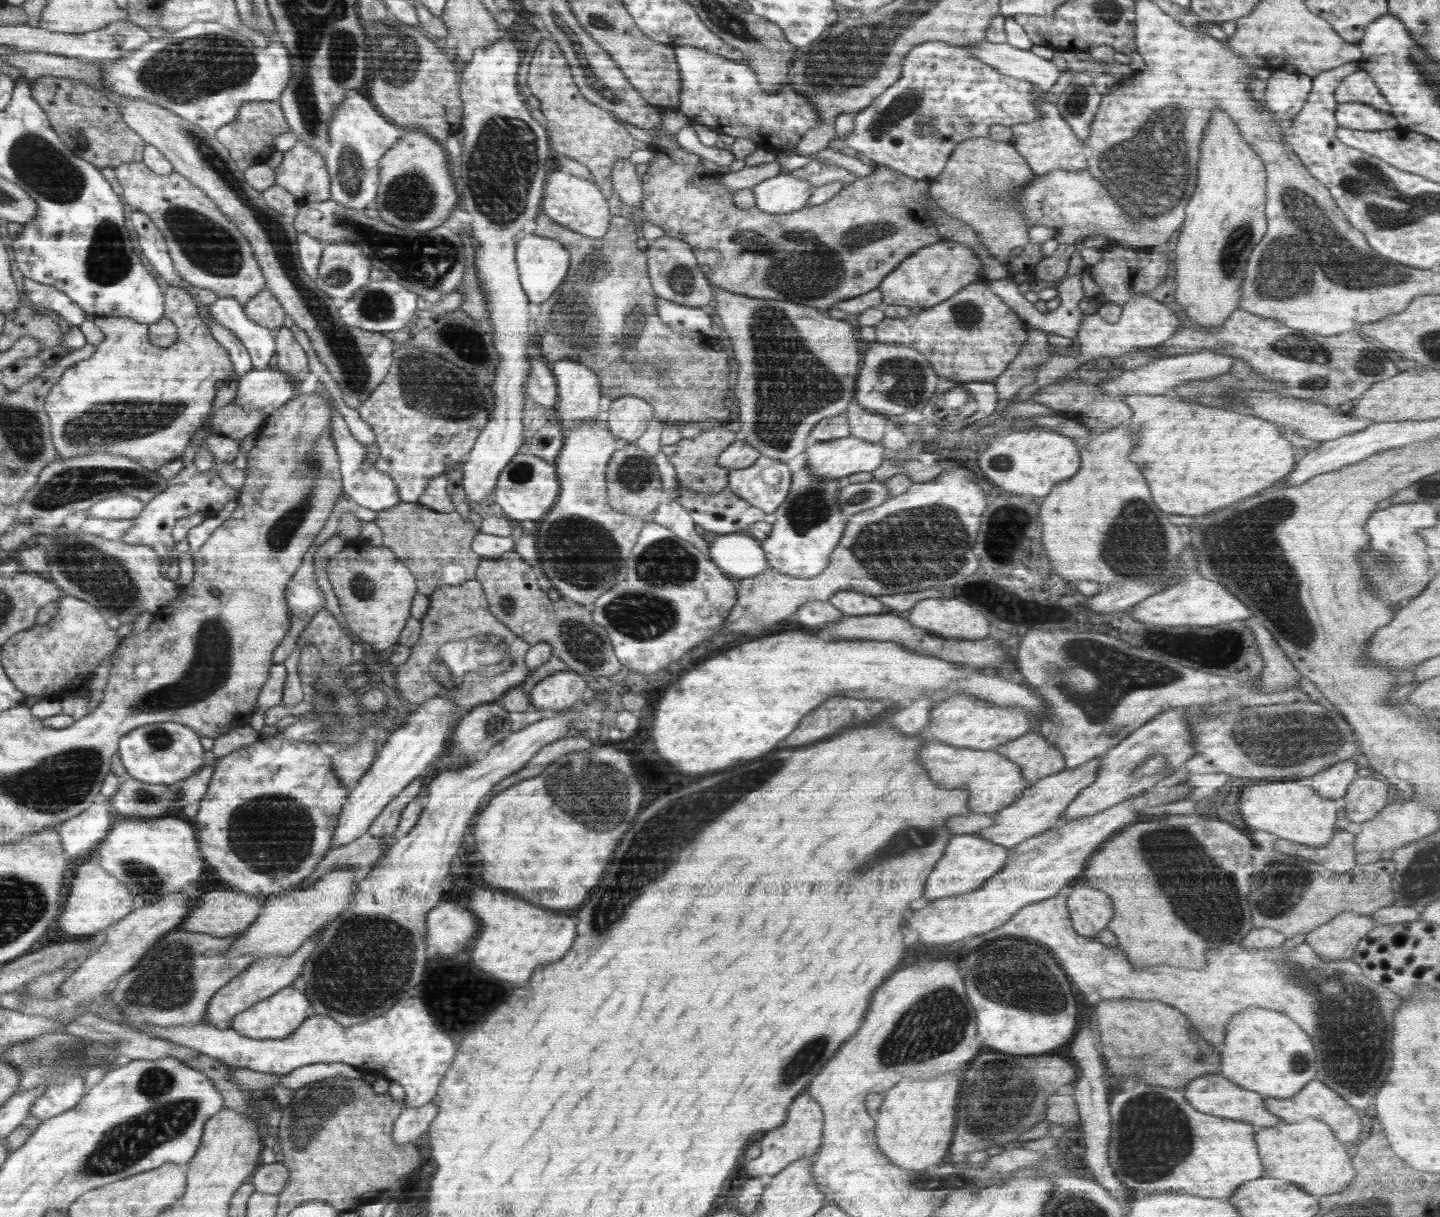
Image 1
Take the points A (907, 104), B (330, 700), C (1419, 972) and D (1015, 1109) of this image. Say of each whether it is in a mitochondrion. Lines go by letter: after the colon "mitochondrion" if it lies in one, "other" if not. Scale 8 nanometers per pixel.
A: mitochondrion
B: mitochondrion
C: other
D: mitochondrion

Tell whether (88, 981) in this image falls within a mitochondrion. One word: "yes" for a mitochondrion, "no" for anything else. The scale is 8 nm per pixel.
no

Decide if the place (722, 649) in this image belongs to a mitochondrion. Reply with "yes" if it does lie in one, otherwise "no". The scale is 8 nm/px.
no

